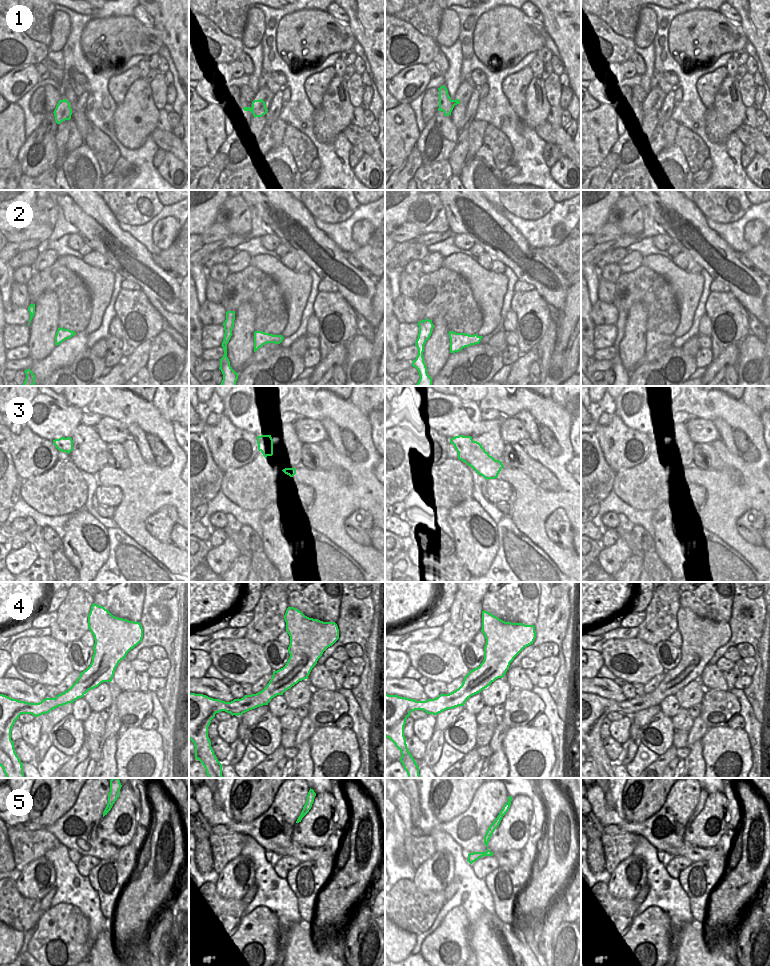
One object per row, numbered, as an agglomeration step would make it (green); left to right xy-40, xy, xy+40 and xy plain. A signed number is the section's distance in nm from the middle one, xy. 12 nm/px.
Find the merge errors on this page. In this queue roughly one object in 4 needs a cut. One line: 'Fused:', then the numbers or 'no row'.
Fused: 2, 3

